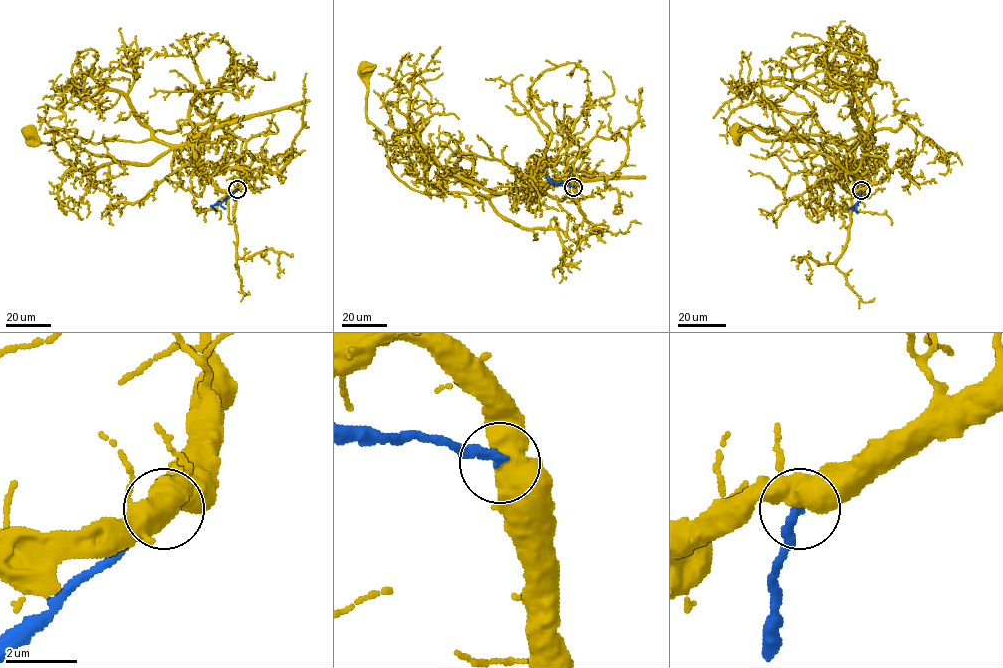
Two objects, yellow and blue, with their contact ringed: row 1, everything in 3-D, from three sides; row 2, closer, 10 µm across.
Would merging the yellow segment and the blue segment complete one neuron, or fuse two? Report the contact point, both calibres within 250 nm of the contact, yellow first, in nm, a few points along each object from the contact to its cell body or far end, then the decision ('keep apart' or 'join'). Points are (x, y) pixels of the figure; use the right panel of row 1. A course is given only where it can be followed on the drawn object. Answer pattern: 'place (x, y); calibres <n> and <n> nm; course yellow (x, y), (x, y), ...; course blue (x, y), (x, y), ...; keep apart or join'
place (861, 190); calibres 480 and 260 nm; course yellow (861, 190), (853, 192), (857, 180), (854, 153), (870, 138), (762, 141), (738, 130); course blue (861, 190), (859, 201), (852, 208), (857, 213); keep apart

